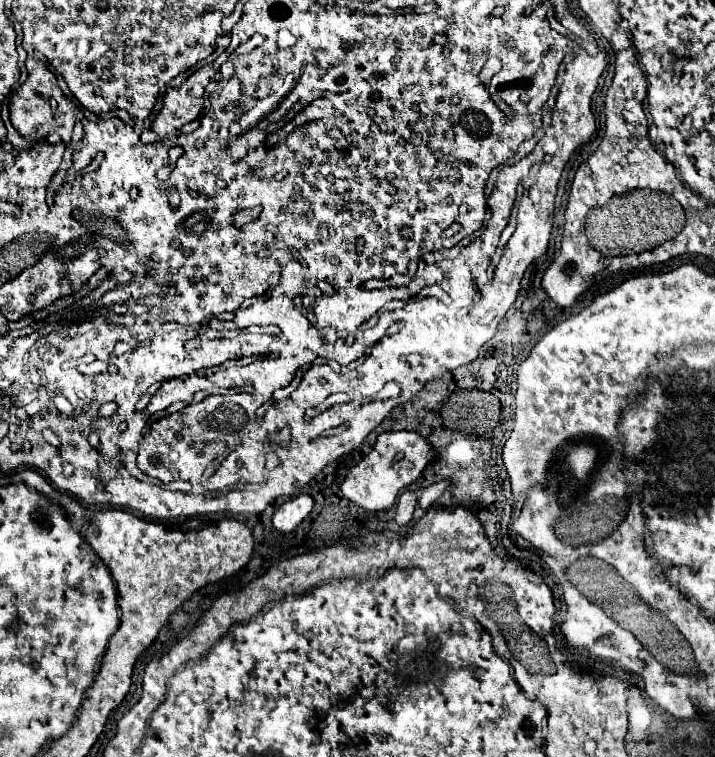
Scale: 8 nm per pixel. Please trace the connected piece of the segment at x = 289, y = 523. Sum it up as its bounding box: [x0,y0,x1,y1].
[273,494,313,532]

